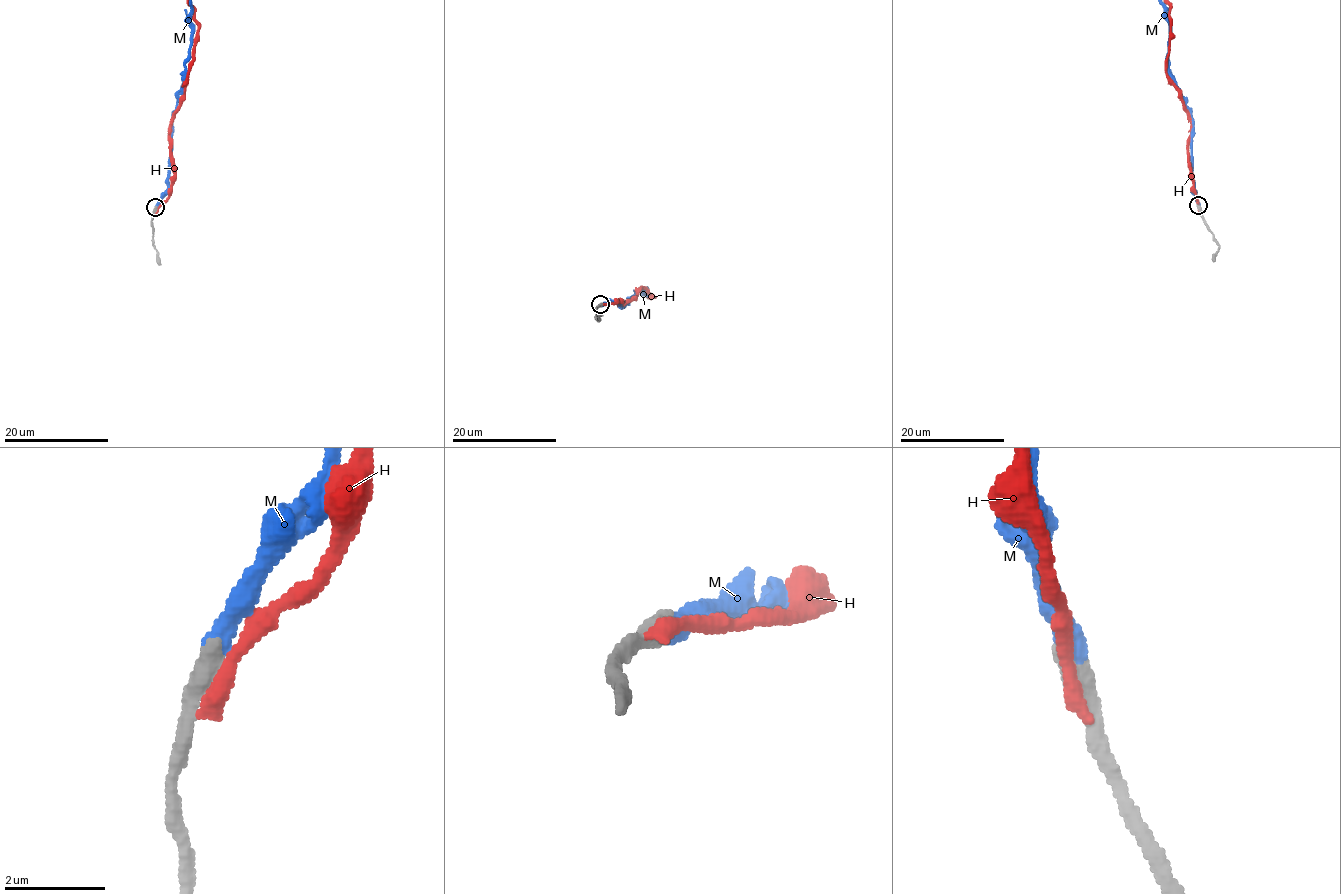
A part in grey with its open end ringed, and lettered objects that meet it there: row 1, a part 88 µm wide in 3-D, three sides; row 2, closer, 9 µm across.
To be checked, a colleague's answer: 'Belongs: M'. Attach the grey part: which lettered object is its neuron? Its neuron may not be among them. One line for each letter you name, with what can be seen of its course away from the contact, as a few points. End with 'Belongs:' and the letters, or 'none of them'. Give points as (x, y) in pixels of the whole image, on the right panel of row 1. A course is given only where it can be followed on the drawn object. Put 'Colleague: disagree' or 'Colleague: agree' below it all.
Belongs: M
Colleague: agree

